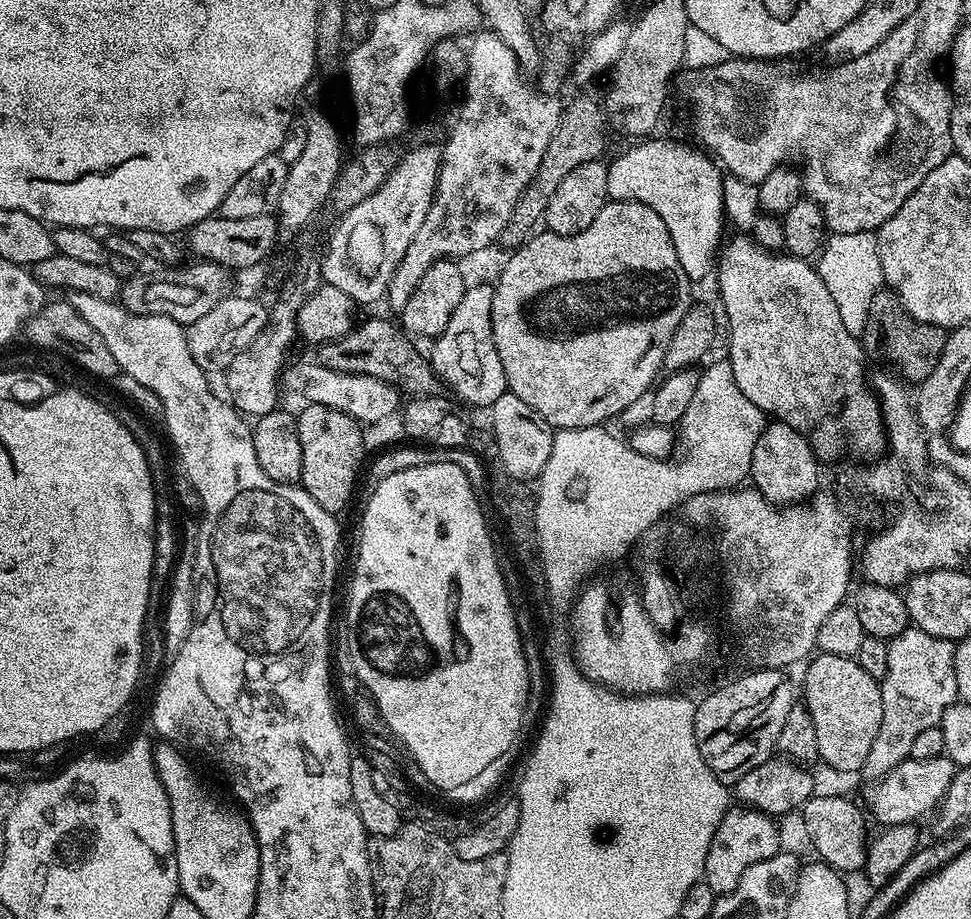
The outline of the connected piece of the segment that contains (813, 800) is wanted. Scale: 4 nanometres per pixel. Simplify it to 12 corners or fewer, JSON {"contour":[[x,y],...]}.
{"contour":[[844,796],[804,803],[804,832],[827,867],[859,873],[866,812]]}

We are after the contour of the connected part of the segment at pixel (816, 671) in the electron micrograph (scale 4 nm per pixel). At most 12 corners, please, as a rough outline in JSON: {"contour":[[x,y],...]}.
{"contour":[[851,656],[807,661],[818,757],[859,773],[882,726],[880,681]]}

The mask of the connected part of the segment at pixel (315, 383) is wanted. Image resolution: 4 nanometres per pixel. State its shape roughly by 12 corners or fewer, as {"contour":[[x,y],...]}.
{"contour":[[318,362],[283,373],[307,403],[361,425],[397,415],[401,393],[378,378]]}

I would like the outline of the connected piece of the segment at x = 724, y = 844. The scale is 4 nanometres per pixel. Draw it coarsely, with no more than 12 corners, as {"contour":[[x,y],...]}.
{"contour":[[729,807],[708,847],[703,883],[717,897],[782,850],[773,817]]}

